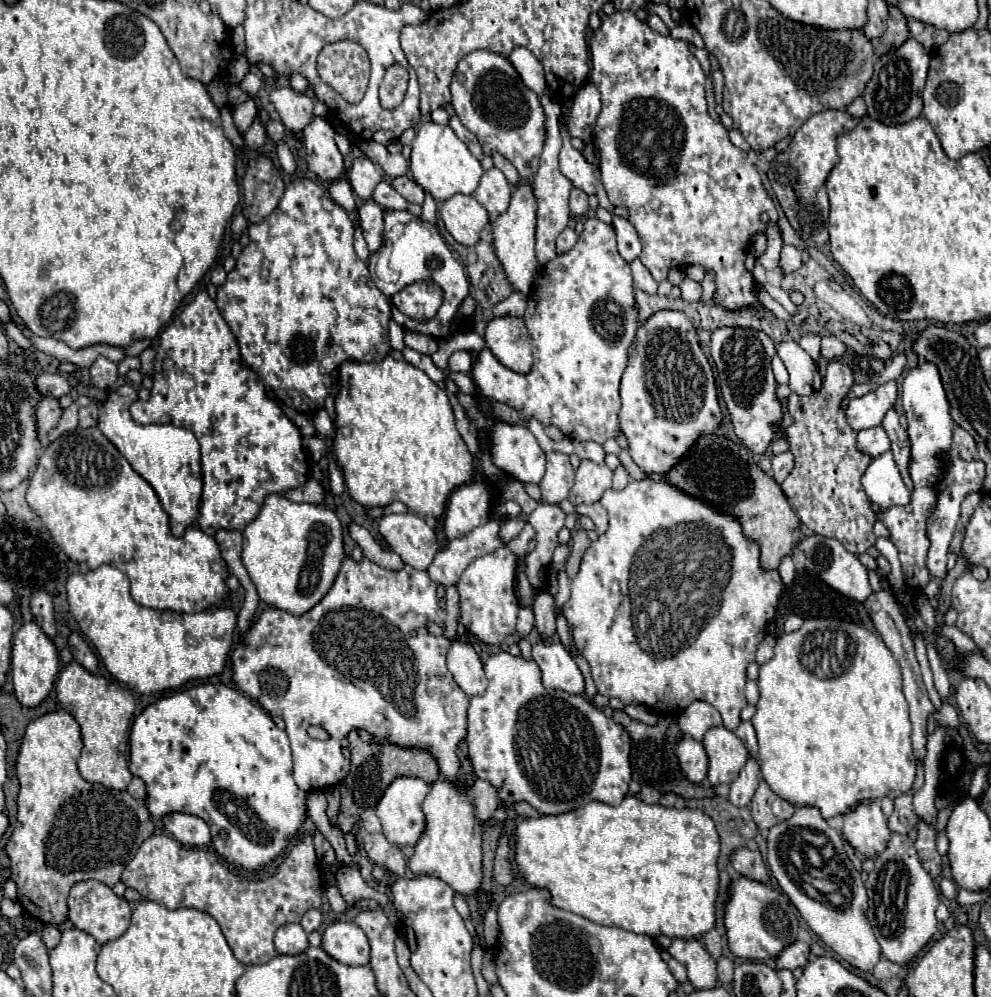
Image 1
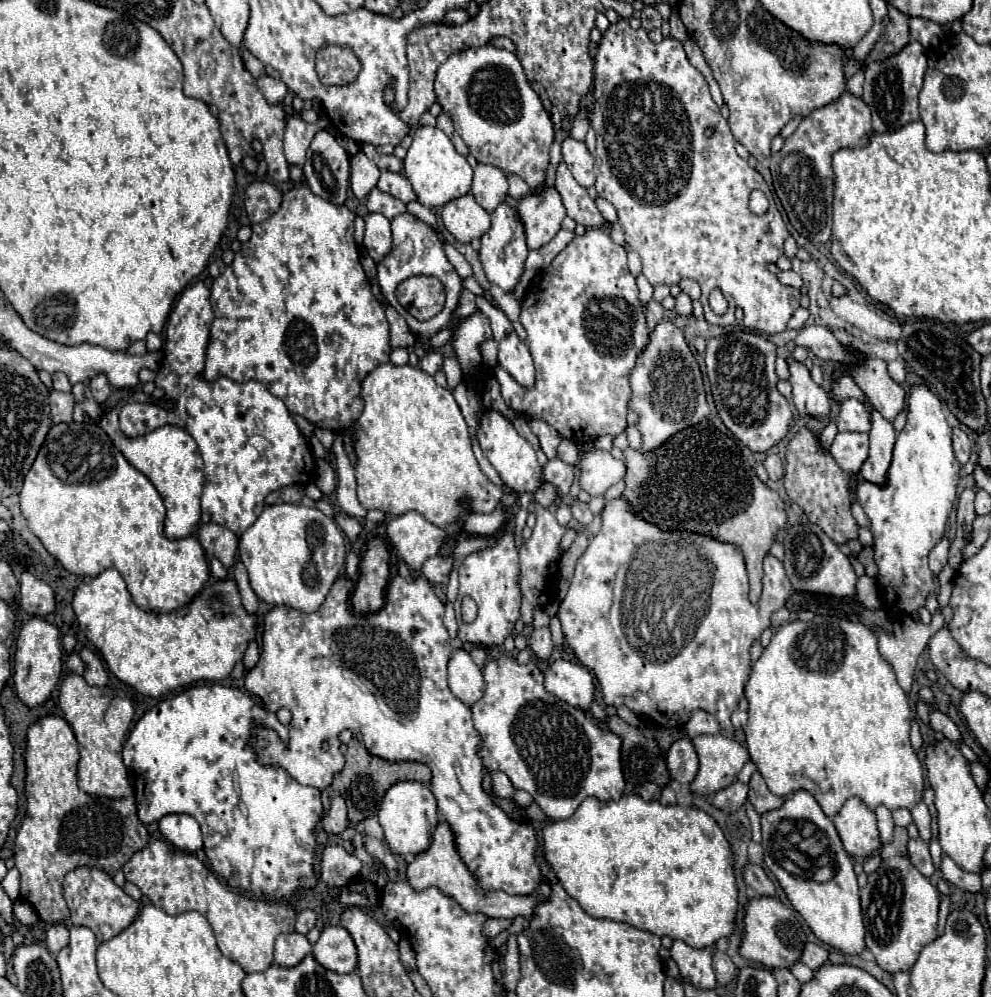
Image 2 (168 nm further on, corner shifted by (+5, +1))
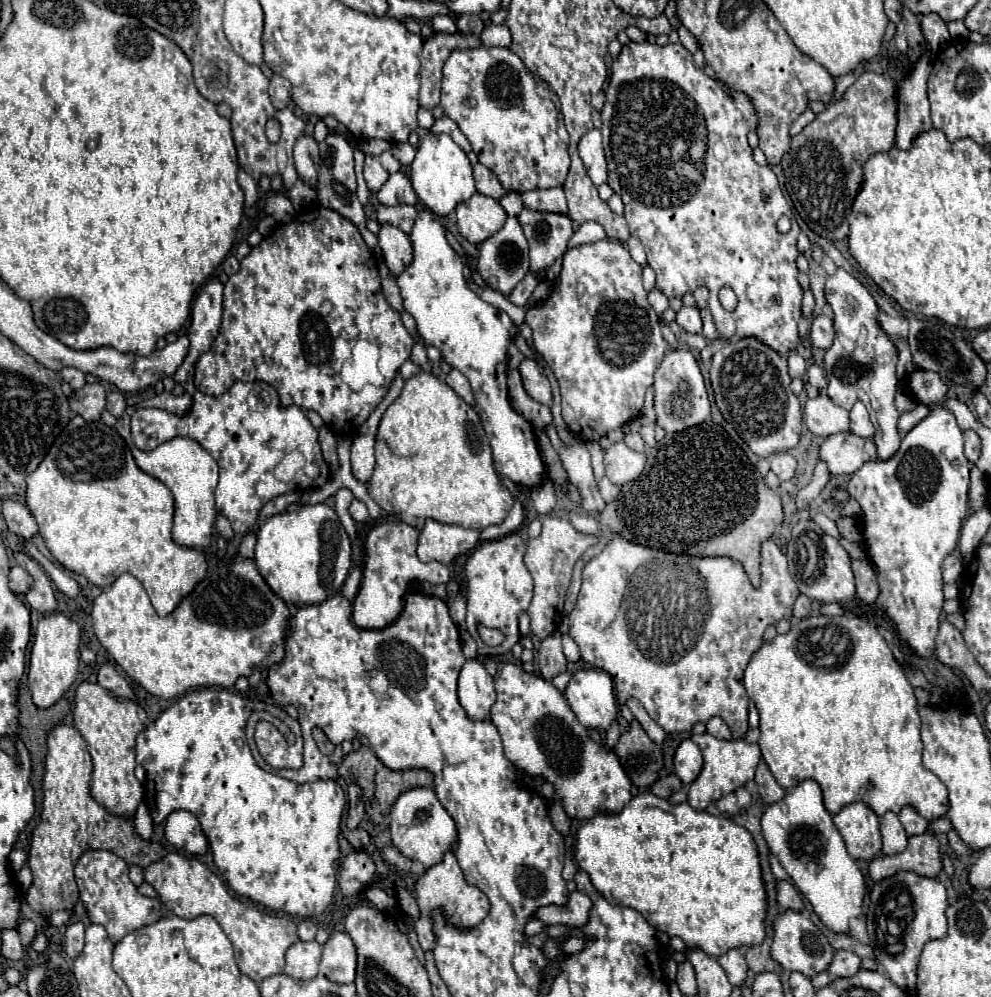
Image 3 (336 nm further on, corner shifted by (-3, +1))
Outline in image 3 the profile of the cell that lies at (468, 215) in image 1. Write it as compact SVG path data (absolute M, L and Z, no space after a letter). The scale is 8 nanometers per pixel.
M475 193L467 203L459 203L455 207L459 233L473 245L483 243L495 231L499 231L507 219L505 209L497 199Z

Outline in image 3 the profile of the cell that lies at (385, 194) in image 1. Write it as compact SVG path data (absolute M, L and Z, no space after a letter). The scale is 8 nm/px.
M379 205L377 207L377 221L379 223L395 225L405 233L411 231L415 217L417 217L417 207L413 207L413 205L395 205L395 207Z

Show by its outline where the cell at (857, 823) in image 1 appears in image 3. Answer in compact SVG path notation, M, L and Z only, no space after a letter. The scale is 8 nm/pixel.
M863 801L849 803L833 817L853 859L873 859L881 851L879 817Z

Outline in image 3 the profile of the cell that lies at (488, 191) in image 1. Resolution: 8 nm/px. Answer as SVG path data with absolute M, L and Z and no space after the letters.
M477 163L473 165L473 175L475 175L475 183L477 183L477 191L481 195L493 197L493 199L501 199L503 195L507 195L507 189L499 183L499 179L495 177L493 171L489 171L485 165Z

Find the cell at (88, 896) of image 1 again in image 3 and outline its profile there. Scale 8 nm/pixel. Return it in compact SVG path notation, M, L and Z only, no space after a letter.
M85 851L75 865L79 901L85 905L89 921L103 925L113 943L119 943L129 931L151 925L161 917L159 899L143 897L131 883L127 871L129 865L109 851Z

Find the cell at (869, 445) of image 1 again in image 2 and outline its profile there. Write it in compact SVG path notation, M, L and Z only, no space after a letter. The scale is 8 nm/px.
M837 433L833 439L829 453L837 461L837 465L847 473L859 473L861 465L867 459L869 451L869 435L867 433Z

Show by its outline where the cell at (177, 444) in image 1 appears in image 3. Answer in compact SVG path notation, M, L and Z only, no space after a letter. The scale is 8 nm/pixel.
M139 405L128 406L124 414L117 419L115 429L119 435L131 445L131 453L135 457L135 463L161 483L165 483L175 499L175 523L173 523L173 541L183 545L183 547L207 547L211 541L213 533L213 523L215 523L215 501L213 501L213 491L217 487L217 463L215 459L193 439L187 437L175 437L167 443L161 443L153 451L139 451L131 437L129 428L131 416L140 407Z

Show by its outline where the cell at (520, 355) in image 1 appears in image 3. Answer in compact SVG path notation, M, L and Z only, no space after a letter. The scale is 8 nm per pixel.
M525 357L519 365L519 373L521 373L523 387L529 393L529 397L533 397L537 403L551 405L551 387L549 387L549 379L543 367L537 361Z

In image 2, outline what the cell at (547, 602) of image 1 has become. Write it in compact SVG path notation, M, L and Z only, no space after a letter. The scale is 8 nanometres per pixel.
M533 629L531 637L529 637L529 647L539 661L547 661L551 655L551 649L553 649L551 631L549 629Z

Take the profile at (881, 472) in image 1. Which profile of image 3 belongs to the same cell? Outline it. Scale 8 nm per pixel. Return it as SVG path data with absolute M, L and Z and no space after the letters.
M837 269L825 283L825 297L835 313L835 341L825 351L825 373L827 373L827 395L843 409L849 409L849 399L861 399L869 405L871 421L875 425L875 445L877 459L891 459L901 445L897 431L899 413L895 409L895 389L897 389L897 351L889 337L881 331L875 317L879 307L875 305L869 291L845 269Z

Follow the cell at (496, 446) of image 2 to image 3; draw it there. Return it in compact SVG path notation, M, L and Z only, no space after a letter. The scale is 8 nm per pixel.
M419 211L409 237L413 243L413 261L397 275L405 311L415 317L417 331L425 345L439 347L445 361L469 379L475 395L475 411L491 441L497 471L527 489L541 485L545 479L545 465L535 443L533 427L511 409L507 397L505 353L511 343L509 329L513 325L509 315L485 303L469 289L463 277L465 265L447 243L443 225L431 211Z

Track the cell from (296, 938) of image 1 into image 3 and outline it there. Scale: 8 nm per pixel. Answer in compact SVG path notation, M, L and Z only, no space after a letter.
M297 941L287 949L285 973L295 979L311 979L319 973L317 965L321 959L321 945L317 941Z

